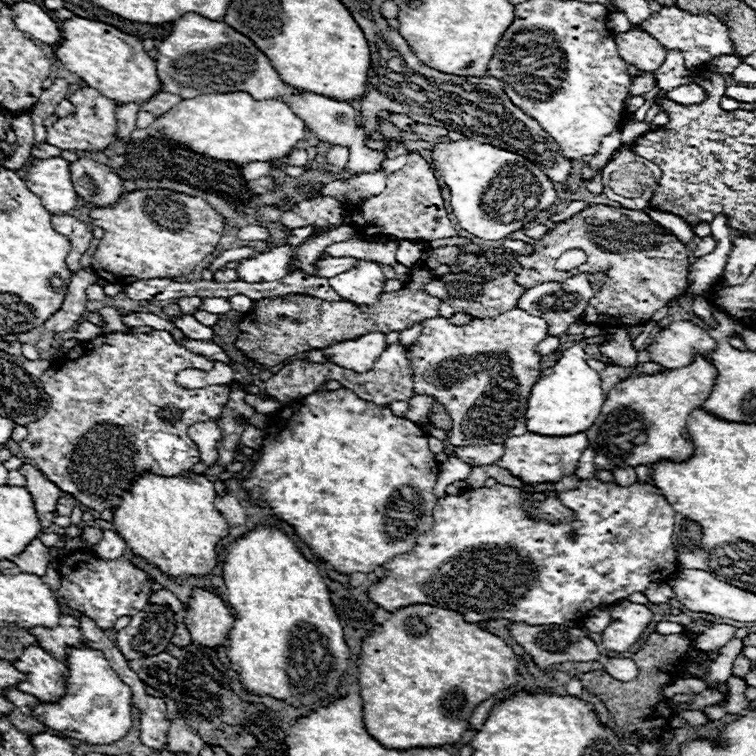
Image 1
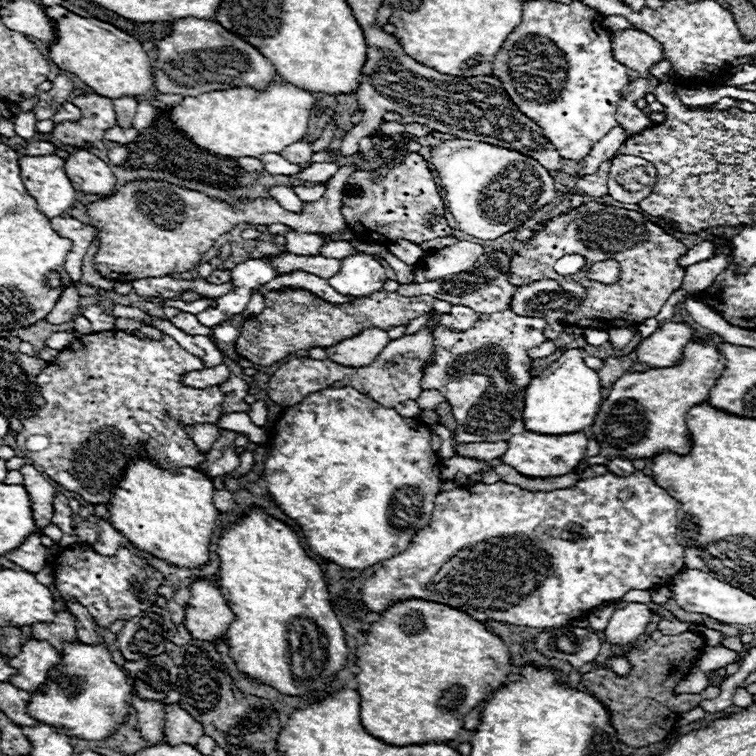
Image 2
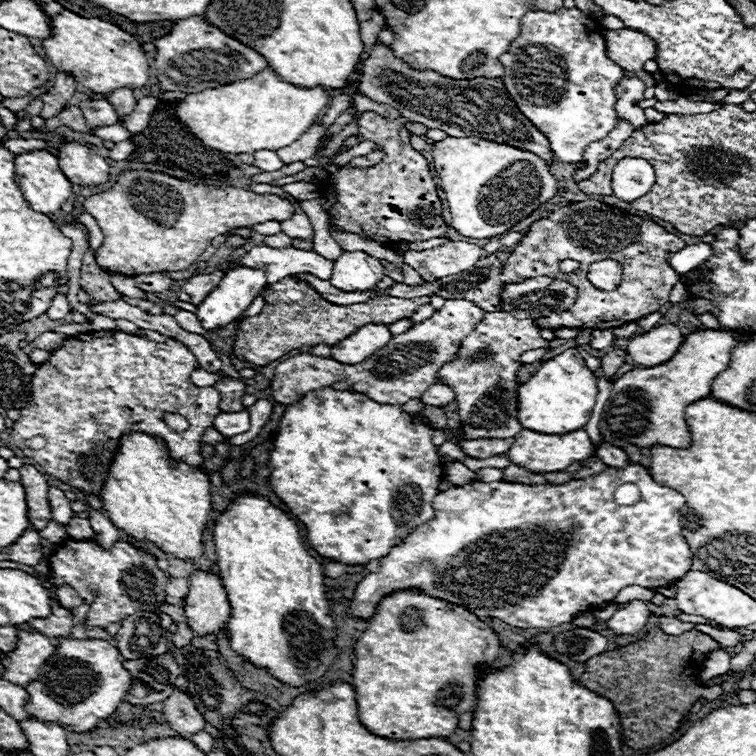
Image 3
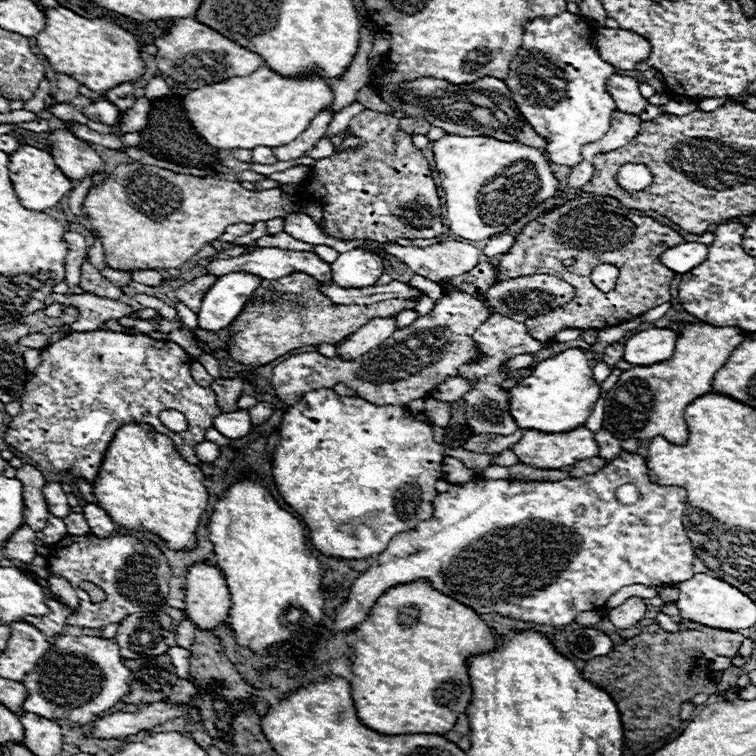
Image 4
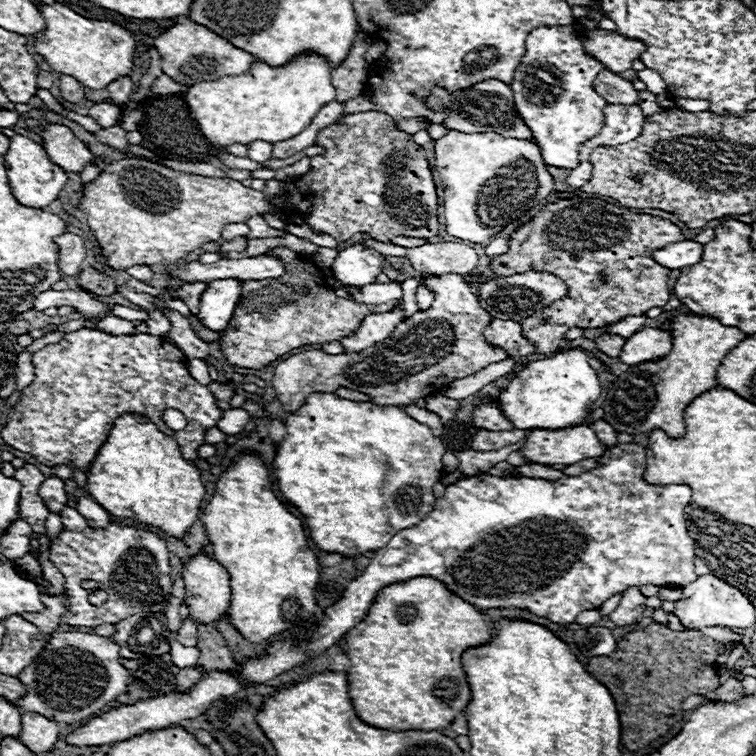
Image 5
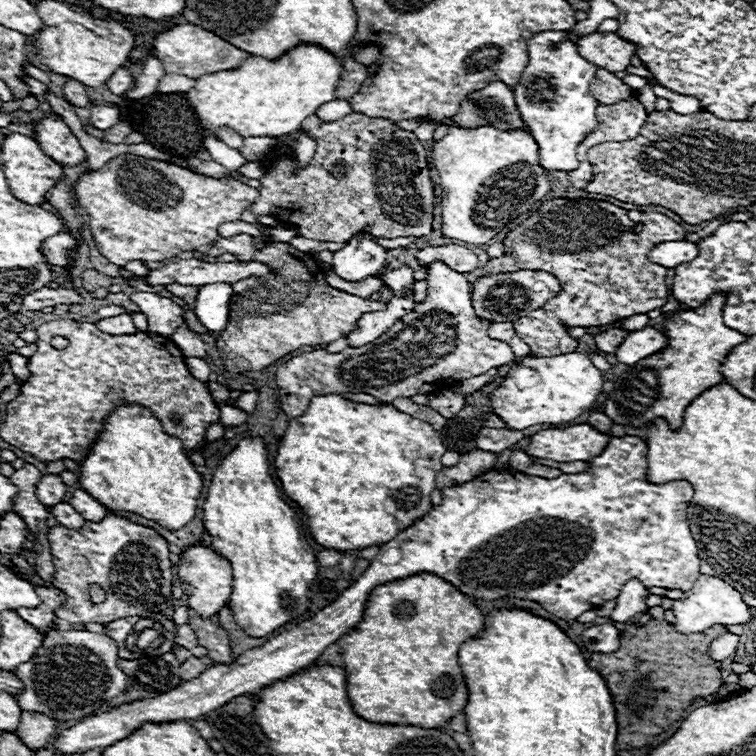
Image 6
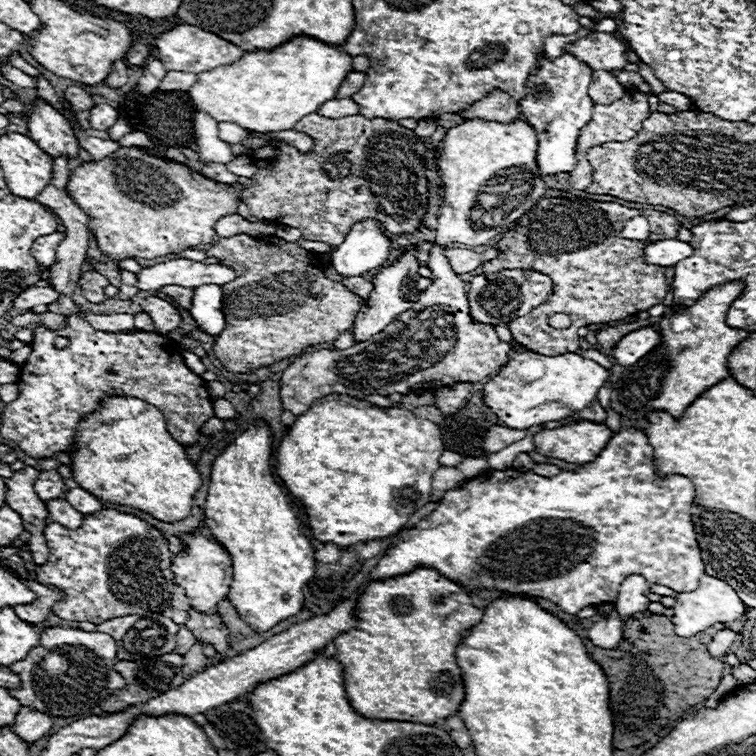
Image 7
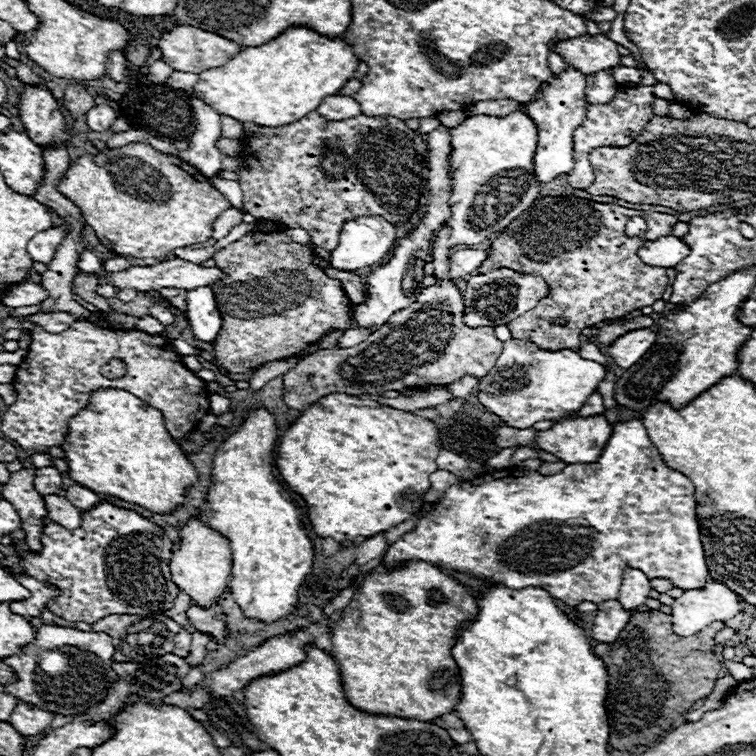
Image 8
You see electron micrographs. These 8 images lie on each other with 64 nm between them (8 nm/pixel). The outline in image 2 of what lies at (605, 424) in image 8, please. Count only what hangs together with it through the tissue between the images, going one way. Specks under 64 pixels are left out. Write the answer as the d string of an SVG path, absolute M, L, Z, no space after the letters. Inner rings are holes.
M522 432L508 440L508 450L502 456L502 462L516 468L524 476L546 478L546 476L562 476L572 472L572 468L584 458L588 446L588 438L584 432L578 434L564 434L564 436L548 436L536 432Z

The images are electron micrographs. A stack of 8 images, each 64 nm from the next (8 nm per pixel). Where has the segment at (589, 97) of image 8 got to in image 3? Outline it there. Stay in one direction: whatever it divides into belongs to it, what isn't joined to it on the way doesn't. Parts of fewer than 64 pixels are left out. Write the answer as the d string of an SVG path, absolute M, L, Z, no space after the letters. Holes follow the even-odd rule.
M622 78L616 86L616 112L618 118L628 118L628 122L632 122L632 126L644 126L648 124L648 120L644 118L644 110L638 106L638 102L642 100L646 84L638 78Z

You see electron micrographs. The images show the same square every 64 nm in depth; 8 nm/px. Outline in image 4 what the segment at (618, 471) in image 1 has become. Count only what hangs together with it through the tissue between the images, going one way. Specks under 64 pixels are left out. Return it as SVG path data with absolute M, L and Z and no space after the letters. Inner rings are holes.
M600 428L596 432L596 442L600 446L600 458L604 458L604 460L616 458L616 454L620 454L620 450L622 450L618 438L612 432L608 432L606 428Z

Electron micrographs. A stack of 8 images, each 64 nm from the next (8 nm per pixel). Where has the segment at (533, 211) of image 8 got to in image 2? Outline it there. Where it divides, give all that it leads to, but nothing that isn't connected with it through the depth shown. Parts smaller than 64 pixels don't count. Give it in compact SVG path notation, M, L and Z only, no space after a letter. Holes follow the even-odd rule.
M588 202L542 222L538 232L524 244L524 248L512 256L508 282L520 286L540 278L560 280L562 274L554 272L556 260L564 254L582 254L586 258L586 266L568 278L582 284L586 296L578 310L568 314L564 322L568 326L582 328L624 328L656 316L668 296L682 286L684 268L676 264L676 258L680 258L684 250L688 248L678 238L666 234L660 226L646 220L642 214ZM602 260L616 260L620 264L620 280L612 286L604 286L600 282L584 282L590 266Z

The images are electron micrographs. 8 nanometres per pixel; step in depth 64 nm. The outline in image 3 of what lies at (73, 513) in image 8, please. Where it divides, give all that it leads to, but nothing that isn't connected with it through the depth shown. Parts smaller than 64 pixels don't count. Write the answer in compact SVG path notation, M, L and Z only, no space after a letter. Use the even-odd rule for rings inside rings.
M80 516L70 518L70 522L66 524L66 532L70 538L76 538L76 540L94 540L94 530L90 528L90 522Z

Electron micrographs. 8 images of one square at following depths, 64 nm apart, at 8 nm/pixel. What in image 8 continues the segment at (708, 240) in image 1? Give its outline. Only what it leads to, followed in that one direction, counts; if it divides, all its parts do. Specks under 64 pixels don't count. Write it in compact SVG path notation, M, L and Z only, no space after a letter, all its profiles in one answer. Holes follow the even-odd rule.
M662 236L658 240L644 242L638 254L644 262L652 266L674 268L678 262L682 262L690 254L690 248L676 236Z

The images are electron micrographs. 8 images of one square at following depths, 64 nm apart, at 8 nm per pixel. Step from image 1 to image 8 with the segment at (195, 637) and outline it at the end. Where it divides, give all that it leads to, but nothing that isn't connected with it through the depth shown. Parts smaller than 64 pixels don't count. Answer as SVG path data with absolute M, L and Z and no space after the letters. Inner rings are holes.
M192 516L184 526L180 526L178 534L180 534L178 544L172 548L170 558L172 580L198 606L210 606L230 584L230 570L232 570L230 544L220 532L216 534L216 530L204 524L198 516Z

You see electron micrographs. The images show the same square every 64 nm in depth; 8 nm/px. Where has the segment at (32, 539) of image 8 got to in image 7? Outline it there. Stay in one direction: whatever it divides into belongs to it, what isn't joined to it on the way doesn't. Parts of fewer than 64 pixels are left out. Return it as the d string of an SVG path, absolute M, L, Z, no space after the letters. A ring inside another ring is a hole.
M26 466L12 474L12 478L6 480L6 502L22 516L24 530L30 532L28 548L32 552L32 558L36 564L46 562L48 548L44 542L44 528L46 528L46 502L40 500L40 496L34 492L34 480L38 470L32 466Z

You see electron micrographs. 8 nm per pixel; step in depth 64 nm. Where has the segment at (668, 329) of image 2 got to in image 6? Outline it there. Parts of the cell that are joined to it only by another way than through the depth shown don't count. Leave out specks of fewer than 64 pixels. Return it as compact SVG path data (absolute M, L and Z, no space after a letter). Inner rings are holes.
M650 326L630 332L628 338L624 338L624 342L620 344L620 348L616 350L616 358L622 364L636 364L638 360L646 358L648 354L654 354L662 348L666 348L666 336Z

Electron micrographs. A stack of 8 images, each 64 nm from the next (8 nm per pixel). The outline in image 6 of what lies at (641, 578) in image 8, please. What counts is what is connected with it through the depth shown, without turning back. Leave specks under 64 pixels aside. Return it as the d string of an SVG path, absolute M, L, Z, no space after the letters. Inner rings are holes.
M628 580L620 588L620 596L616 598L616 608L612 612L614 622L630 622L636 614L642 614L648 610L646 606L648 588L640 580Z

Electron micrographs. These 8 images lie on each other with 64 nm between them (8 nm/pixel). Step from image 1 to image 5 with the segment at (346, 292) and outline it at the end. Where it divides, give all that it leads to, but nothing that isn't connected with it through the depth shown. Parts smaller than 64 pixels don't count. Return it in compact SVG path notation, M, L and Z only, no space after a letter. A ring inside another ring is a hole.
M352 244L340 250L334 258L332 272L342 284L364 286L372 284L384 268L384 256L364 244Z

